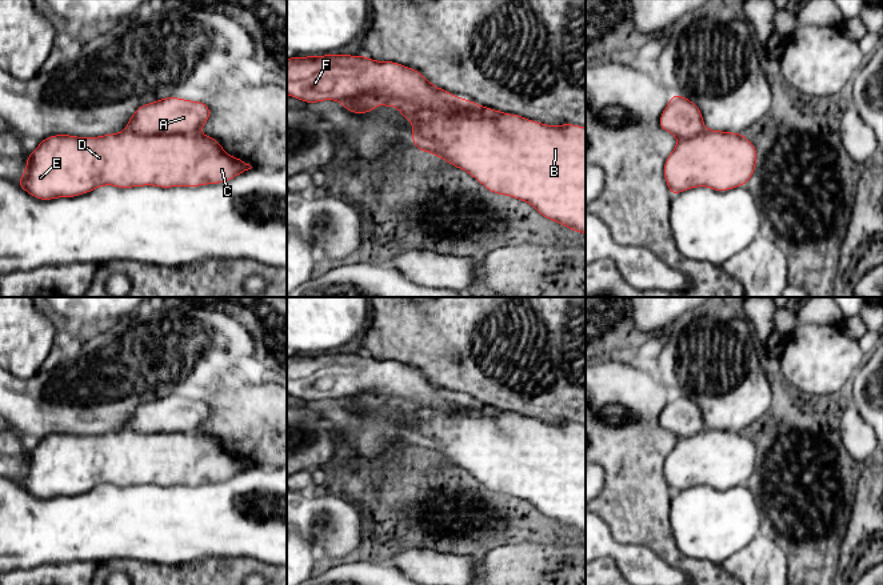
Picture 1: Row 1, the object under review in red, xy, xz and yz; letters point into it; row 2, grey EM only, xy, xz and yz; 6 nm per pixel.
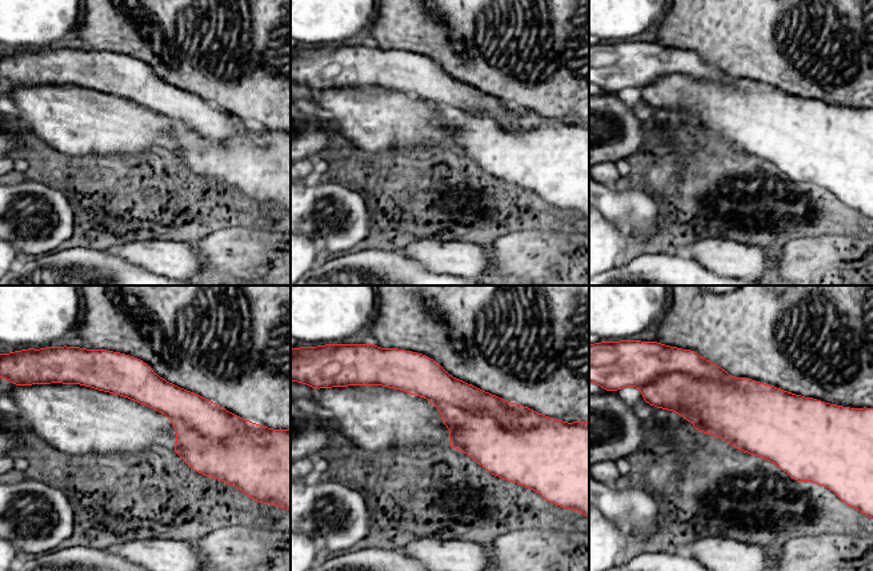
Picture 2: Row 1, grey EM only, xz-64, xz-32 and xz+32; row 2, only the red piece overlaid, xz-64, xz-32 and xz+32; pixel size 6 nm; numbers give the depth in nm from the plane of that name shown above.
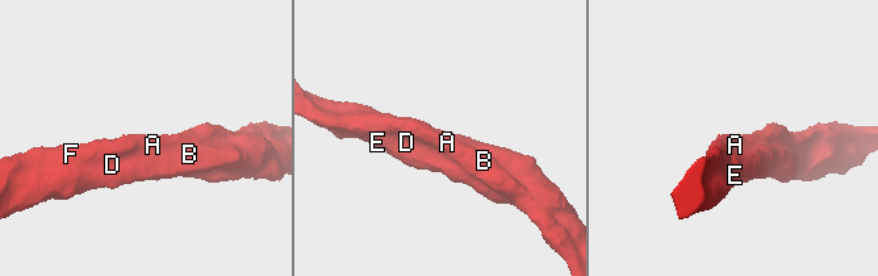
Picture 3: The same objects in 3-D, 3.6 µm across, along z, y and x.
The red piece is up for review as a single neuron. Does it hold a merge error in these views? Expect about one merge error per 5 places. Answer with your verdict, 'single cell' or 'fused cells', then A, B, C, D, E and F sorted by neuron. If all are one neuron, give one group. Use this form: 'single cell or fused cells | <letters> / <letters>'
single cell | A B C D E F

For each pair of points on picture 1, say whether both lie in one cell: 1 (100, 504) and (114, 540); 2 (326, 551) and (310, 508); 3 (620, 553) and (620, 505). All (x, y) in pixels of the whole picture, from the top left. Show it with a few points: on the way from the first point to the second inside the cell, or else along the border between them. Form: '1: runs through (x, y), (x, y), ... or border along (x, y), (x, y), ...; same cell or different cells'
1: runs through (107, 513), (114, 531); same cell
2: runs through (326, 540), (326, 529), (315, 519); same cell
3: border along (602, 519), (616, 541), (643, 544), (651, 551); different cells

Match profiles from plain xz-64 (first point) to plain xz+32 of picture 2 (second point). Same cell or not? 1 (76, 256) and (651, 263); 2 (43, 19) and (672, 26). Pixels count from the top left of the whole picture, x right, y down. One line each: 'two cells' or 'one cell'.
1: one cell
2: two cells

